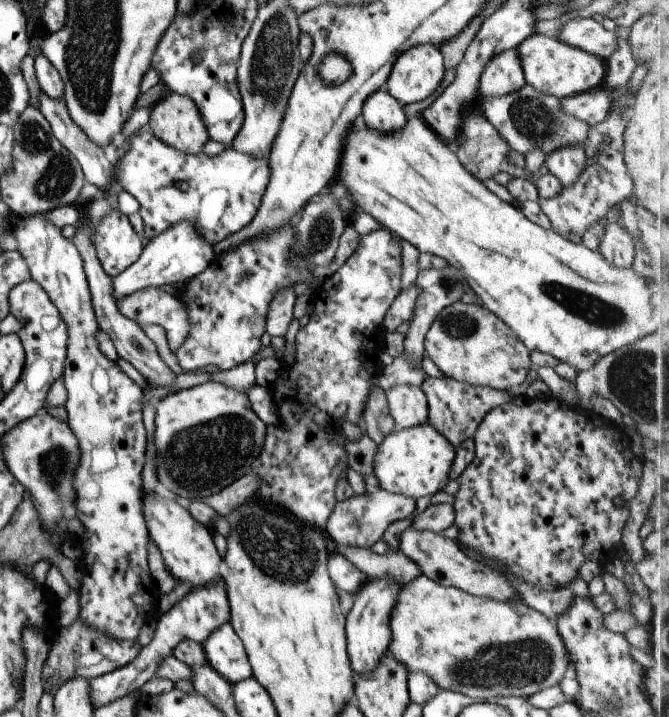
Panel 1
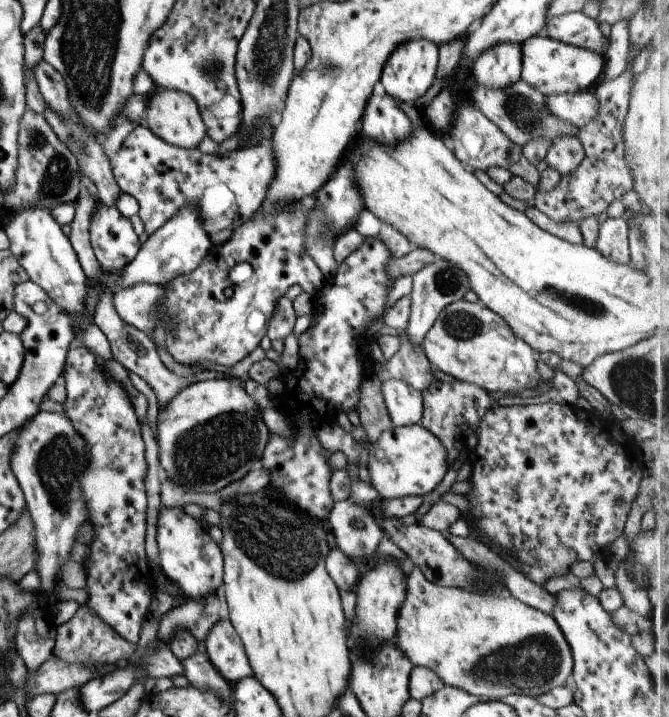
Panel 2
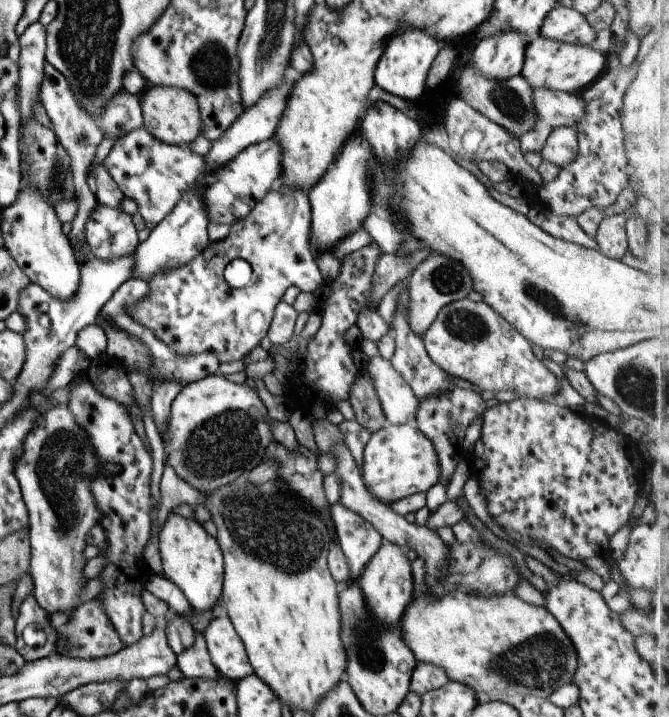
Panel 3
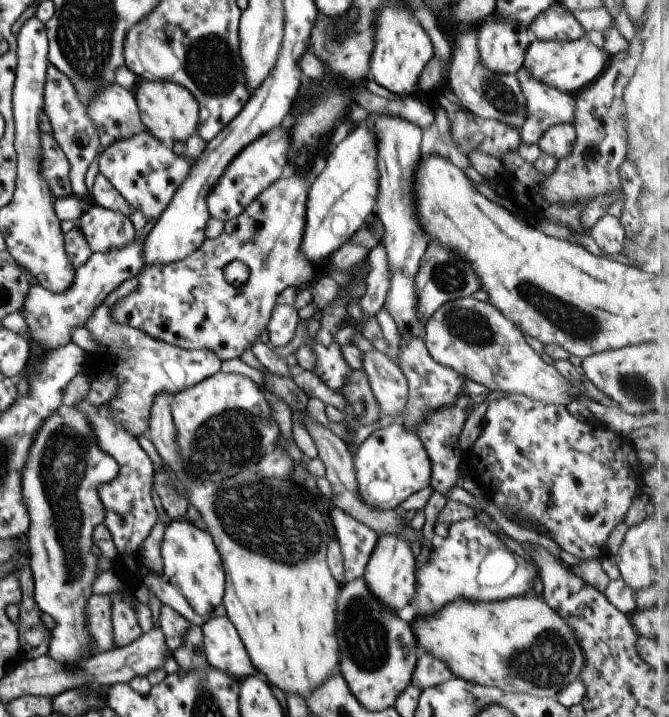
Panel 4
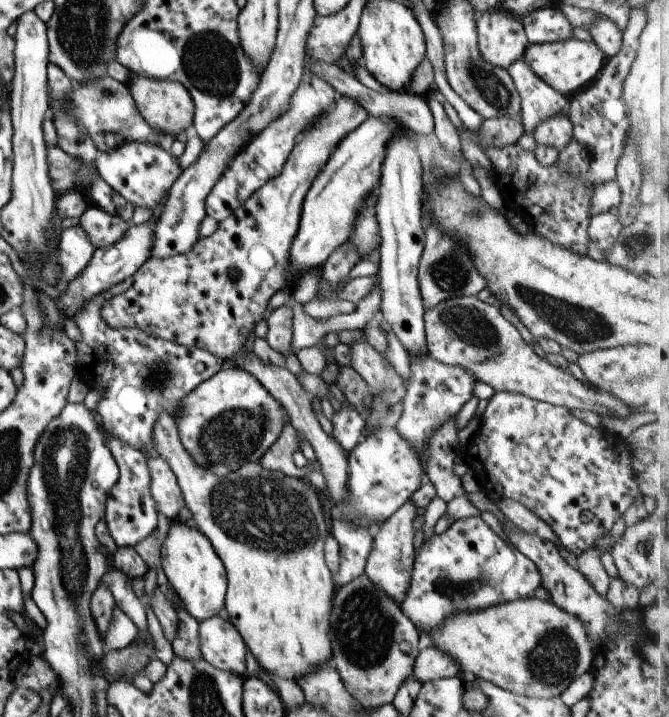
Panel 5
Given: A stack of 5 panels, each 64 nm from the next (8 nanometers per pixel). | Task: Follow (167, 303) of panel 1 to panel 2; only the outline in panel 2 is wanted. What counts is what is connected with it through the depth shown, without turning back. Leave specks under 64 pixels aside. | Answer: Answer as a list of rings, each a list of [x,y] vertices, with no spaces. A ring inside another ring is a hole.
[[[139,283],[126,289],[115,289],[112,303],[124,323],[134,326],[150,338],[151,330],[160,324],[157,306],[165,300],[161,285]]]

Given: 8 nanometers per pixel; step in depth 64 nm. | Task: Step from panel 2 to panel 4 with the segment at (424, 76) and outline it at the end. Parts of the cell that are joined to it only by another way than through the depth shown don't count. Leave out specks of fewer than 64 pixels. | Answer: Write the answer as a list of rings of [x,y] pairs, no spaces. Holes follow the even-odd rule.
[[[403,6],[385,7],[376,14],[372,25],[376,28],[373,50],[368,62],[369,76],[395,96],[420,96],[418,78],[430,58],[434,56],[429,35]]]

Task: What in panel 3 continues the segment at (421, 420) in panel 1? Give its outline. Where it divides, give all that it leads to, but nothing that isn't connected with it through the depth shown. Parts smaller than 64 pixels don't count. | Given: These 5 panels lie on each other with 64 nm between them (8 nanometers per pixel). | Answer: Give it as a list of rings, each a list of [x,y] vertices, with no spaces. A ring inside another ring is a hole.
[[[386,356],[369,358],[363,369],[372,378],[380,407],[388,424],[415,422],[418,398],[396,373]]]

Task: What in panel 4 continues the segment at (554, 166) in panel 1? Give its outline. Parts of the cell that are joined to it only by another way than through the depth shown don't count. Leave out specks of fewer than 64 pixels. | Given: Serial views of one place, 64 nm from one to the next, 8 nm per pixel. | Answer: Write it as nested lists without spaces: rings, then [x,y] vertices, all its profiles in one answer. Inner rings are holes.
[[[559,123],[547,128],[536,144],[541,153],[558,161],[571,152],[575,137],[572,123]]]

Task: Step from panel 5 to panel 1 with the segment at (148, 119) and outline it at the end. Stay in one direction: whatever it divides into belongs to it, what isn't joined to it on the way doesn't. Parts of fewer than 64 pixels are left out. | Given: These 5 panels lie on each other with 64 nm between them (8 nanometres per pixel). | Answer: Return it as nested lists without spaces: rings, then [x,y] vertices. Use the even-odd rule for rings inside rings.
[[[168,91],[163,95],[163,98],[150,106],[150,109],[150,117],[146,129],[157,140],[188,155],[202,153],[201,148],[203,148],[203,144],[210,138],[208,137],[206,126],[201,120],[199,111],[190,98]]]

